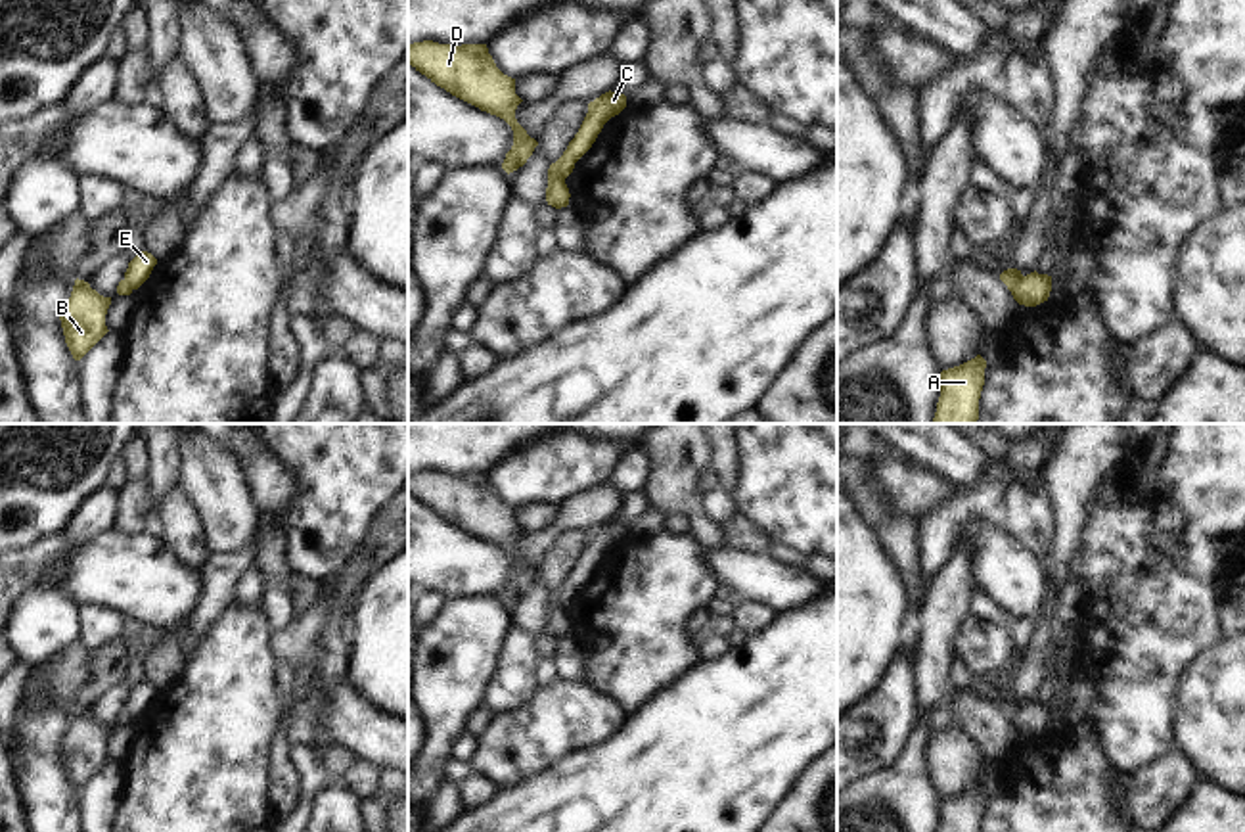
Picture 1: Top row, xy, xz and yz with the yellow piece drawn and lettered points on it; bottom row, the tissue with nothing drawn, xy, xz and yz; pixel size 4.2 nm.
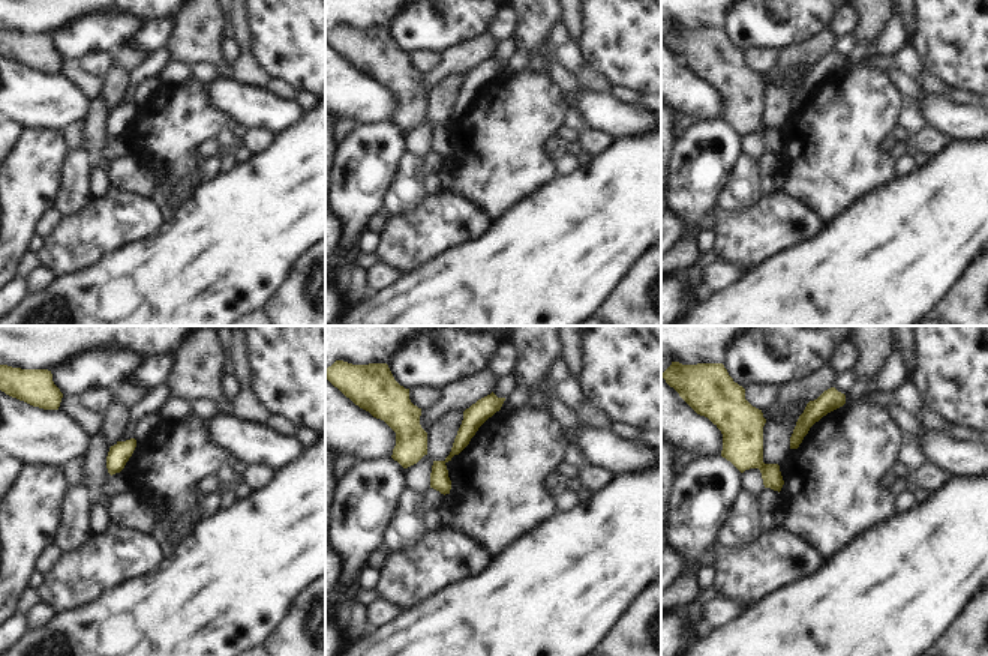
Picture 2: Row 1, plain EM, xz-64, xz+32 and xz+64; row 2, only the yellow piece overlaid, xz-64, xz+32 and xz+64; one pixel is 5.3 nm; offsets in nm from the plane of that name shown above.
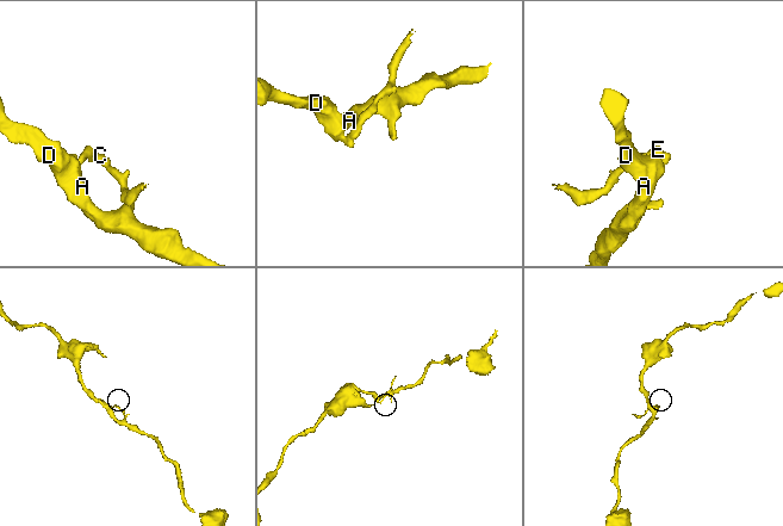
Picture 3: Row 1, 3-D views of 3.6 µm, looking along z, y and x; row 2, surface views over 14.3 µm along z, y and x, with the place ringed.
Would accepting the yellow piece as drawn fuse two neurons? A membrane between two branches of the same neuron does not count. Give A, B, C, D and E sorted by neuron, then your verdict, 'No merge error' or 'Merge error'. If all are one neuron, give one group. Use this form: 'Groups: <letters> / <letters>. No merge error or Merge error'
Groups: A B D / C E. Merge error

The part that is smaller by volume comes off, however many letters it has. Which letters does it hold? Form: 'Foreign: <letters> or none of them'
Foreign: C, E

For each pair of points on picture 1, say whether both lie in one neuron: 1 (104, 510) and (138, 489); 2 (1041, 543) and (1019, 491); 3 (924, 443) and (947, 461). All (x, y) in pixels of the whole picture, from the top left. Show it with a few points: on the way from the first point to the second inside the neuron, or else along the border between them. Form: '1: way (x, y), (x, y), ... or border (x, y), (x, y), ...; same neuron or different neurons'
1: border (117, 491), (117, 512), (110, 528); different neurons
2: way (1035, 530), (1021, 505); same neuron
3: way (929, 443), (941, 455); same neuron

